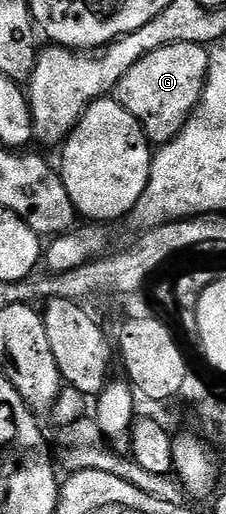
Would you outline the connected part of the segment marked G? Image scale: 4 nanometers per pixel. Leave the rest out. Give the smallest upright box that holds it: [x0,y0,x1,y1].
[114,44,209,144]

